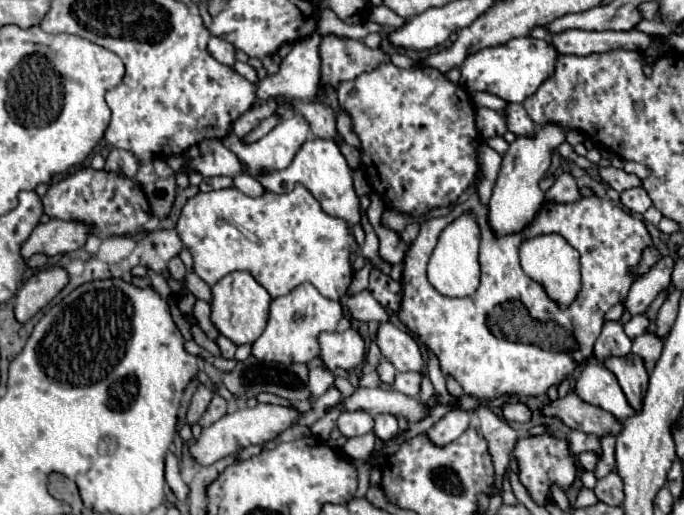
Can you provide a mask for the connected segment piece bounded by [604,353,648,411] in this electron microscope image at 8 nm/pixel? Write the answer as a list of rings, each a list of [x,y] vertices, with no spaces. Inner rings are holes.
[[[628,353],[624,357],[610,357],[604,361],[604,365],[616,375],[622,391],[626,393],[628,403],[636,411],[640,411],[648,389],[648,371],[644,367],[642,357],[636,353]]]

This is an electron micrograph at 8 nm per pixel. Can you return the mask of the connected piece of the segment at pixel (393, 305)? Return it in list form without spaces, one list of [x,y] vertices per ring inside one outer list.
[[[372,269],[370,271],[370,287],[368,287],[368,291],[386,309],[390,309],[390,311],[398,311],[400,309],[400,303],[402,303],[402,285],[392,281],[380,269]]]

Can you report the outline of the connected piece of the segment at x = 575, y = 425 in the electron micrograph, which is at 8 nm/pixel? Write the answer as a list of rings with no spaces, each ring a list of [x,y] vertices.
[[[568,393],[564,399],[552,401],[548,407],[542,409],[542,413],[560,419],[570,429],[578,429],[600,439],[606,435],[616,437],[618,431],[622,431],[622,423],[614,419],[614,415],[578,399],[578,395],[574,393]]]

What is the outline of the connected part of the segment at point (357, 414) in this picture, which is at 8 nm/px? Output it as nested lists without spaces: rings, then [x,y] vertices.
[[[344,411],[338,417],[338,429],[344,437],[356,437],[366,435],[374,429],[374,419],[366,415],[364,411]]]

